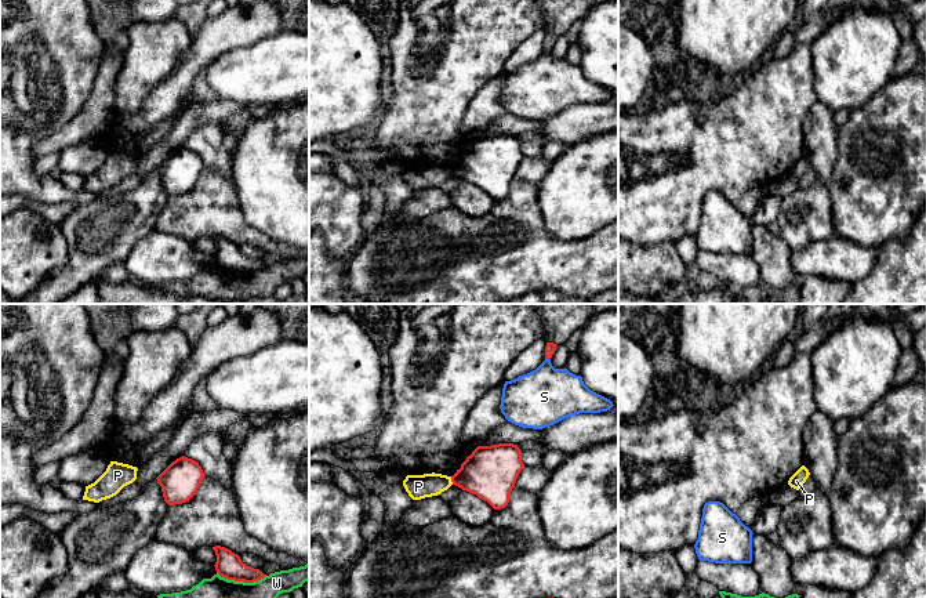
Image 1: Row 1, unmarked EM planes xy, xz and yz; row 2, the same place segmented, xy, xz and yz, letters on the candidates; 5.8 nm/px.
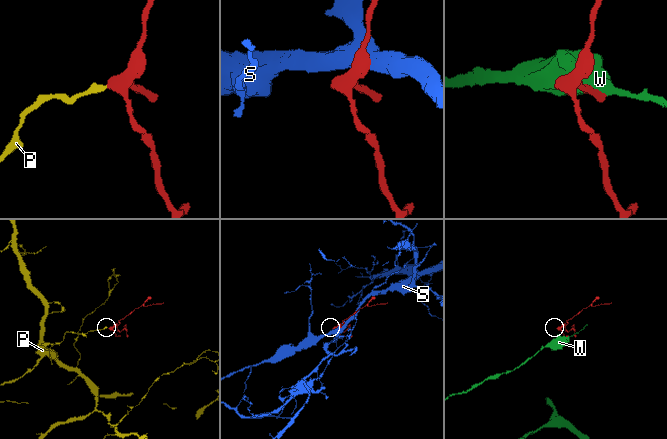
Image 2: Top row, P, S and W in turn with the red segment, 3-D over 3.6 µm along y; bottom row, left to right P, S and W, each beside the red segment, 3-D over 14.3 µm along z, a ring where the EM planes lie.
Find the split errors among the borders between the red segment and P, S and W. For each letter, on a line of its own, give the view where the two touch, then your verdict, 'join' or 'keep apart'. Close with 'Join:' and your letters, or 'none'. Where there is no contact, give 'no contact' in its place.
P: meets red in xz; keep apart
S: meets red in xz; keep apart
W: meets red in xy; keep apart
Join: none

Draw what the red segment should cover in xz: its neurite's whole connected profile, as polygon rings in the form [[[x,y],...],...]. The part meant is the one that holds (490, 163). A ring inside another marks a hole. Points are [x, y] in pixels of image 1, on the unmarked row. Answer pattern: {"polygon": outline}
{"polygon": [[[518,135],[477,137],[451,167],[451,173],[487,192],[494,200],[501,200],[508,196],[523,159]]]}

